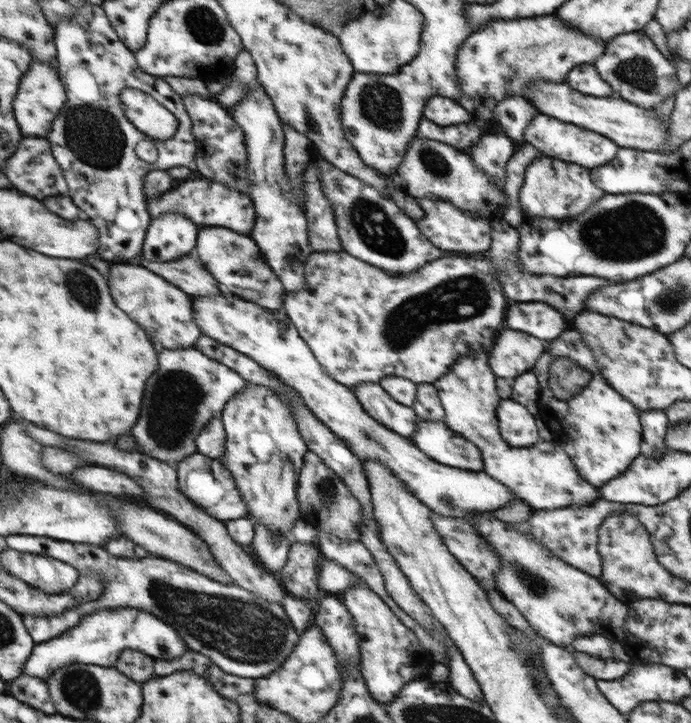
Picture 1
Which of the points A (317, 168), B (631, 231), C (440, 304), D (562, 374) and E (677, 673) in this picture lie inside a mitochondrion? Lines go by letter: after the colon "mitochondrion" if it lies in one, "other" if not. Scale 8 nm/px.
A: other
B: mitochondrion
C: mitochondrion
D: mitochondrion
E: other

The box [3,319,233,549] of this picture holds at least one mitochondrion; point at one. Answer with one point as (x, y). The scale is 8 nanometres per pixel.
(176, 394)

